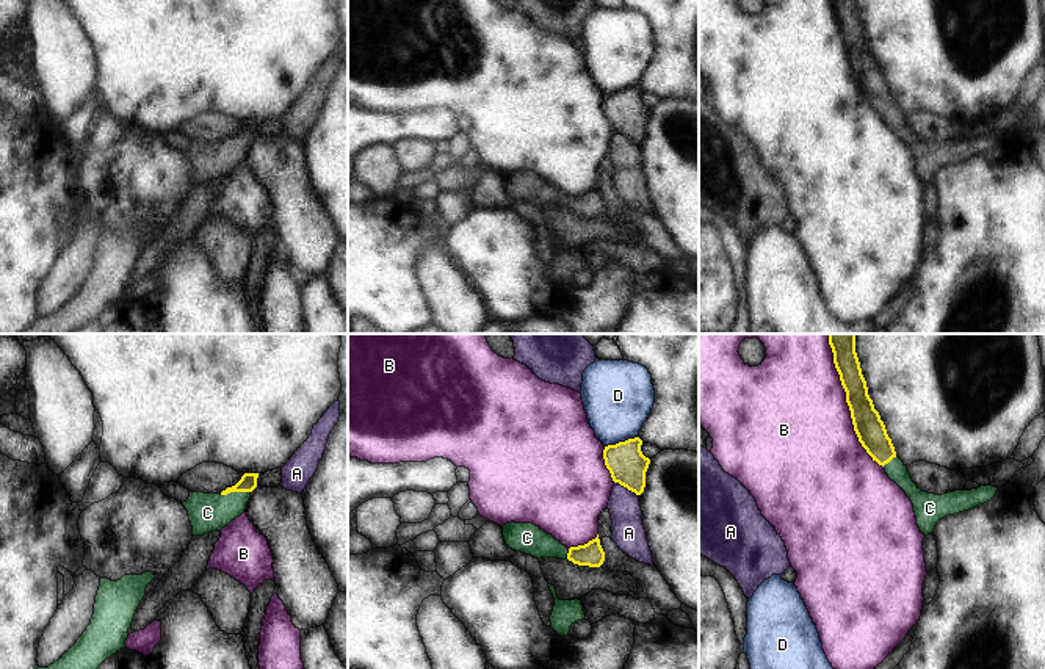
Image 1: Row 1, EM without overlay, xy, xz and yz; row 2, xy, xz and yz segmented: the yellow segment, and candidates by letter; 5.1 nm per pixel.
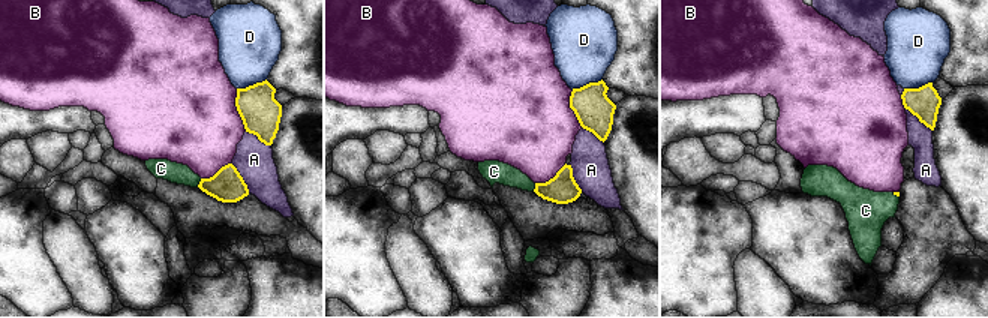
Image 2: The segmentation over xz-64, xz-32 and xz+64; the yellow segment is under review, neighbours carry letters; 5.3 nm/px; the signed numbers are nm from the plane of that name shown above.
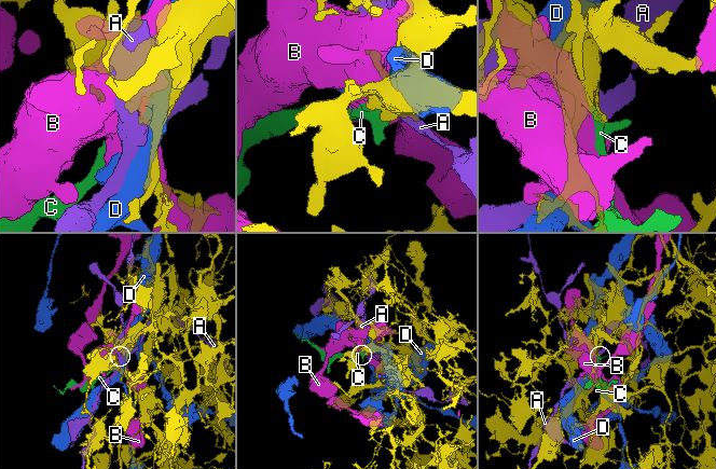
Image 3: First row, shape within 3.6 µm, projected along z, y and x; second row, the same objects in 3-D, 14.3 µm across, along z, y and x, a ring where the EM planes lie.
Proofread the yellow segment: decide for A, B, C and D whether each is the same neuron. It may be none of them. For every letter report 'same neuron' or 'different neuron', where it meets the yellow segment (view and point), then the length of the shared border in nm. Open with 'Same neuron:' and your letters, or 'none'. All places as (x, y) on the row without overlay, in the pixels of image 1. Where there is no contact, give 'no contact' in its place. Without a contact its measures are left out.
Same neuron: C
A: different neuron; contact xz (627, 137); length 150 nm
B: different neuron; contact yz (849, 58); length 650 nm
C: same neuron; contact xy (234, 140); length 160 nm
D: different neuron; contact xz (621, 91); length 180 nm

